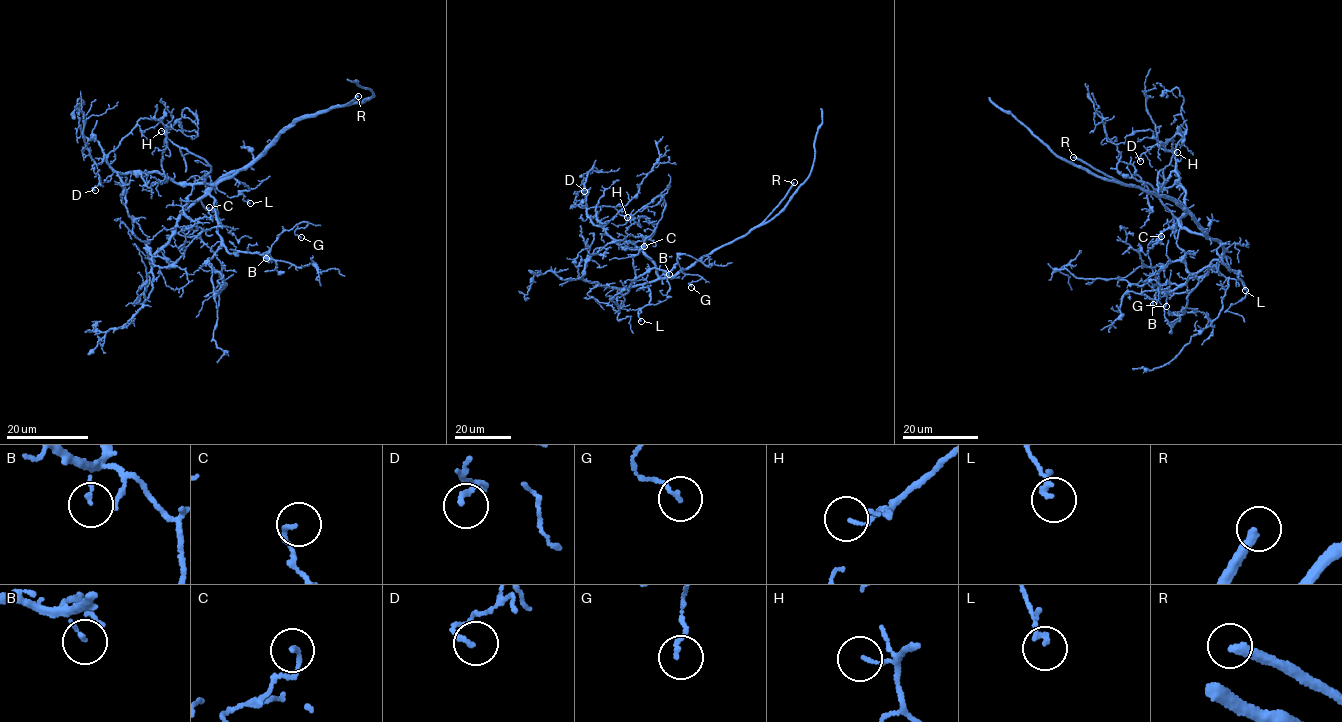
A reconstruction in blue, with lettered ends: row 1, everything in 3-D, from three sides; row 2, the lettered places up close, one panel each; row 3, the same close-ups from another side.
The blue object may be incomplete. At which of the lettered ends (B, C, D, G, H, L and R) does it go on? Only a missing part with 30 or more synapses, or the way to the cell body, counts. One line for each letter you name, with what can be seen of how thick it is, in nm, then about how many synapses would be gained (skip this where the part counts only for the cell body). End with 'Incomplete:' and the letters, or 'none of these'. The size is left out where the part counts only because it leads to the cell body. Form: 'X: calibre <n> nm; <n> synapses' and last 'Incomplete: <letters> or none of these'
R: calibre 320 nm
Incomplete: R

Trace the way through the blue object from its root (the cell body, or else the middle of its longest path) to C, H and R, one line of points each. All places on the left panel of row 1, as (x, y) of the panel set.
C: (261, 154), (234, 175), (192, 186), (182, 208), (186, 216), (197, 220), (208, 217), (209, 207)
H: (261, 154), (234, 175), (211, 185), (204, 181), (211, 170), (210, 164), (173, 144), (166, 131), (161, 131)
R: (261, 154), (277, 134), (293, 124), (351, 102), (358, 96)

